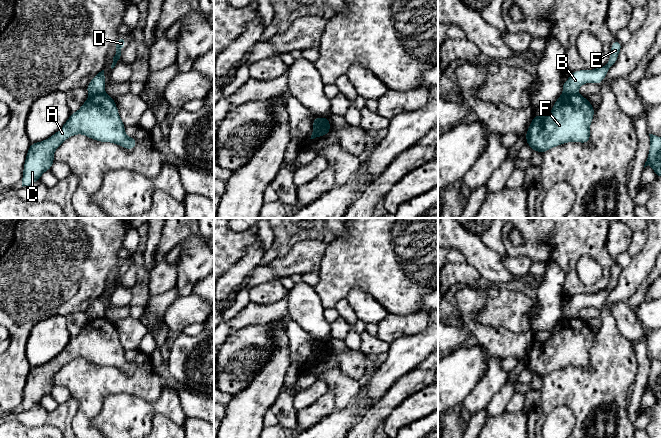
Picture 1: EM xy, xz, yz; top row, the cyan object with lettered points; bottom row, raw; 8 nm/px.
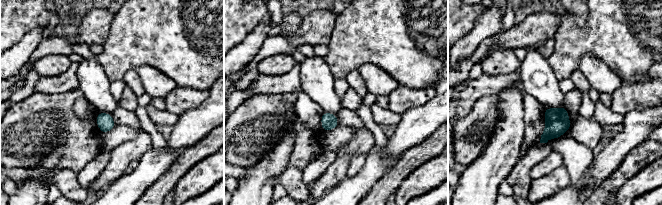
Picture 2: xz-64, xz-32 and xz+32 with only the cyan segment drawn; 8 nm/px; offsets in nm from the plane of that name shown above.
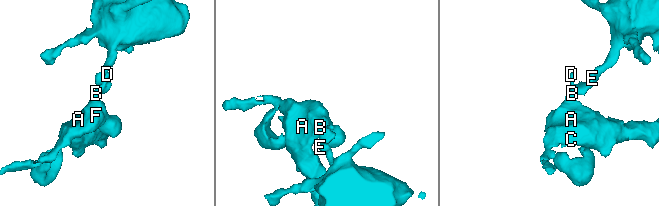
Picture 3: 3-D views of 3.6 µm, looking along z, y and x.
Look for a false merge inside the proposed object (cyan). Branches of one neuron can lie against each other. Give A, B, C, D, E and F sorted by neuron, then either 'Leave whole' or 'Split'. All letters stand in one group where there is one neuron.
Groups: A C F / B D E. Split

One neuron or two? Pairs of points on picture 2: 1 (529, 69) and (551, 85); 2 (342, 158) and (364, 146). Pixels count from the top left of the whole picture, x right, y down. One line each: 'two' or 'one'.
1: one
2: one

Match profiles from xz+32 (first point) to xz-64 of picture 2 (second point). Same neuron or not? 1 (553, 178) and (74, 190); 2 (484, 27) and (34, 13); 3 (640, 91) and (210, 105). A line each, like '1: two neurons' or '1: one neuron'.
1: two neurons
2: two neurons
3: two neurons

